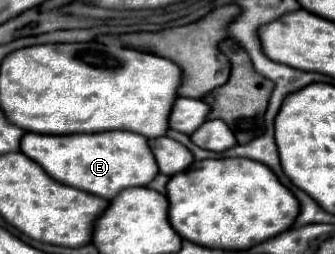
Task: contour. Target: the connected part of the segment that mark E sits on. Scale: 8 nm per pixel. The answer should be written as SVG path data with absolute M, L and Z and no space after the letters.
M105 131L105 133L75 133L75 135L39 135L39 133L25 133L21 139L21 151L39 163L53 179L59 183L71 185L75 189L83 189L87 193L113 199L121 189L127 187L145 187L149 185L159 167L155 167L155 157L151 155L151 147L147 137L131 133L131 131Z

